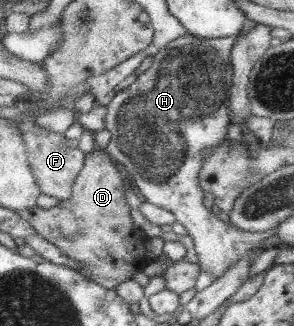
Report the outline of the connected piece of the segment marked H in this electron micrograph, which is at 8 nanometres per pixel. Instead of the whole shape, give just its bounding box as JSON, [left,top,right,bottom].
[106,33,277,280]

